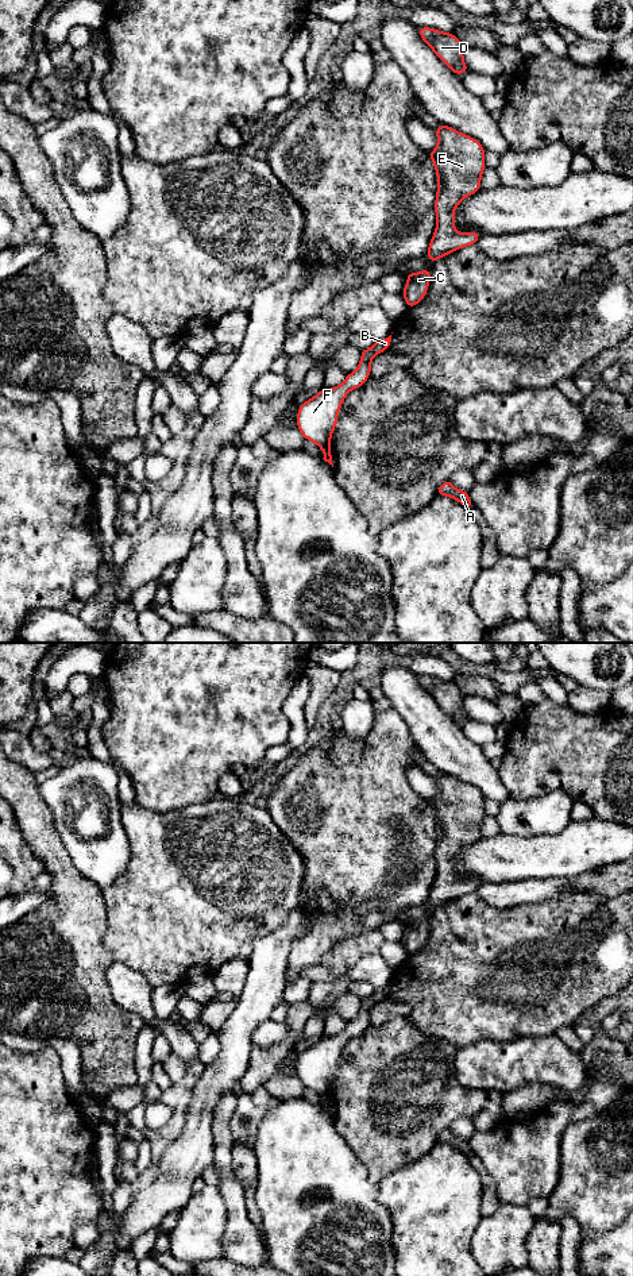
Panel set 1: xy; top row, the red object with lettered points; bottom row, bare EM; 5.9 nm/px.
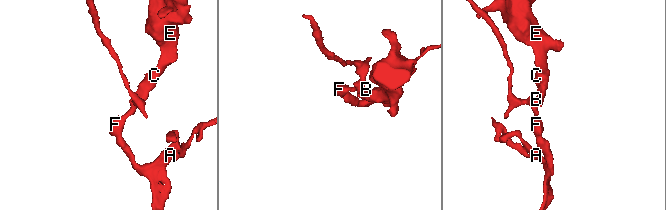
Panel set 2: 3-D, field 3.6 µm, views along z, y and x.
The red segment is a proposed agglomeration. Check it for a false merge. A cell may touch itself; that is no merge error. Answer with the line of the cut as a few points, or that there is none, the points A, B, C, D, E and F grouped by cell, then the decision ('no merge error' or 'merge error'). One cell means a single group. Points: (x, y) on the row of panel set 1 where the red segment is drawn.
xy (366, 350), (374, 355) | A F / B C D E | merge error

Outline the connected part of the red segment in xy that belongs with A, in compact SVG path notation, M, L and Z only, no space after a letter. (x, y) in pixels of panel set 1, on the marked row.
M451 479L445 481L444 483L441 483L439 486L436 496L451 497L451 498L456 500L458 502L460 502L467 509L474 508L474 505L472 505L472 502L470 500L468 491L462 491L462 490L456 489L451 483Z

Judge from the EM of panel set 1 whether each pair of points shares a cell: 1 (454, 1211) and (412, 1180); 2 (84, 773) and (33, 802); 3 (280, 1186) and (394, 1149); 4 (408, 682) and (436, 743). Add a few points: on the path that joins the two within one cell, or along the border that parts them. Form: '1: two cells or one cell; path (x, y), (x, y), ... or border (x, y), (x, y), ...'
1: one cell; path (443, 1203), (435, 1203), (423, 1191)
2: two cells; border (38, 785), (38, 790), (51, 813), (54, 827)
3: two cells; border (340, 1136), (366, 1170), (367, 1178), (377, 1186)
4: one cell; path (408, 697), (432, 728)

